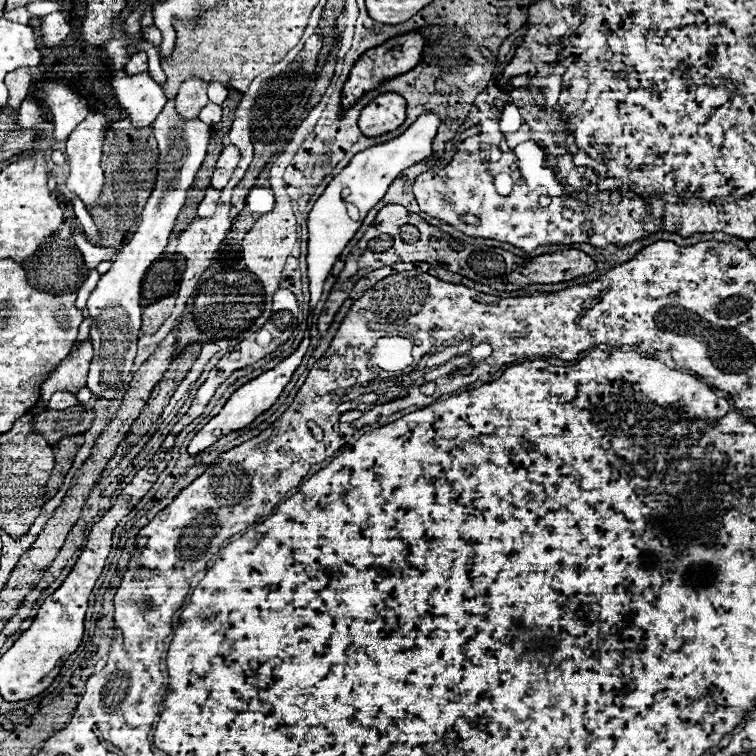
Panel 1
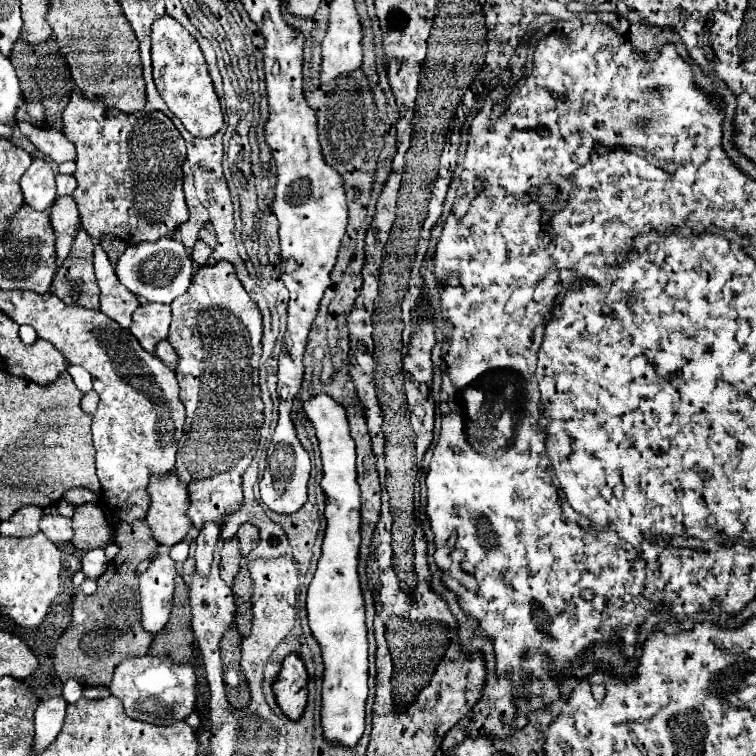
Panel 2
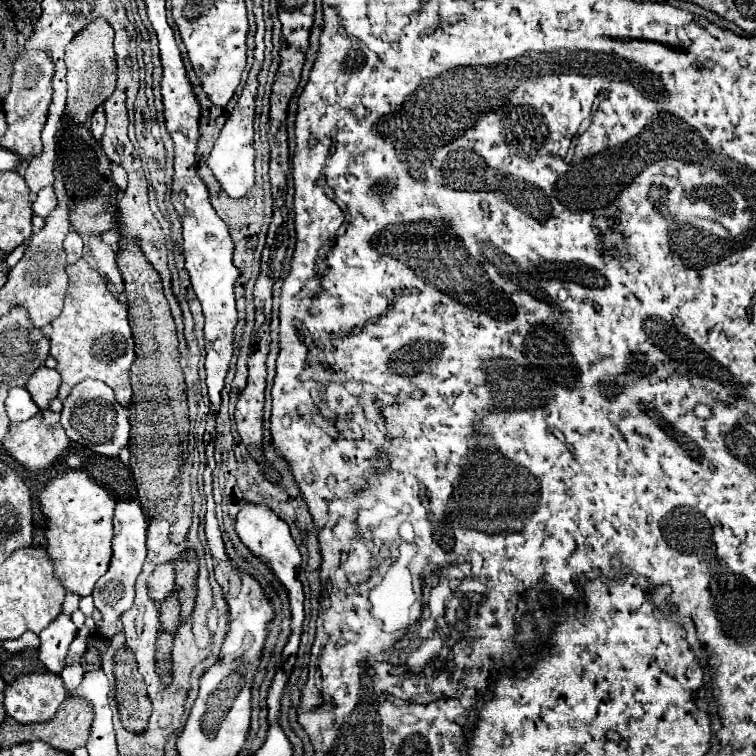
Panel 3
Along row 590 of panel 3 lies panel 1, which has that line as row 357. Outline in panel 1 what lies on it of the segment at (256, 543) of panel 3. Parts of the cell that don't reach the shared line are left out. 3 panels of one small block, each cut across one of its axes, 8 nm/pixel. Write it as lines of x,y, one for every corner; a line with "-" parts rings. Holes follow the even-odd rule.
307,331
304,339
300,343
300,346
296,348
296,352
294,354
290,354
288,358
284,358
276,368
272,368
272,370
268,370
268,372
264,372
264,374
260,374
258,378
254,378
254,380
250,380
248,384
244,384
242,388
238,388
232,396
230,396
230,400
226,402
226,406
220,410
220,414
218,416
214,416
194,438
192,438
192,442
188,444
188,454
190,456
196,456
196,454
200,454
200,452
204,452
208,446
212,446
218,438
222,438
222,436
228,436
228,434
232,434
232,432
236,432
236,430
242,430
242,428
246,428
248,424
252,424
262,412
266,412
268,408
272,408
274,404
276,404
276,400
280,398
280,394
282,394
282,390
284,390
284,386
290,382
290,378
292,378
292,374
296,372
296,368
300,366
300,362
302,362
302,358
304,358
304,354
306,354
306,350
308,350
310,345
310,333

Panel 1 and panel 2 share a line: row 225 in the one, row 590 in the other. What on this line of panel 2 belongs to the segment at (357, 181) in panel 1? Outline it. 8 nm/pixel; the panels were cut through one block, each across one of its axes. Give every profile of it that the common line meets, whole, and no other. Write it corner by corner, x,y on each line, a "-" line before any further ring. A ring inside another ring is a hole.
316,394
304,402
306,416
316,428
320,458
324,466
322,490
326,494
326,534
322,558
308,586
306,610
308,626
322,646
324,682
322,682
322,728
326,740
356,746
364,732
364,706
368,698
368,638
366,608
358,576
360,552
360,486
356,482
356,446
350,436
346,408
328,394

